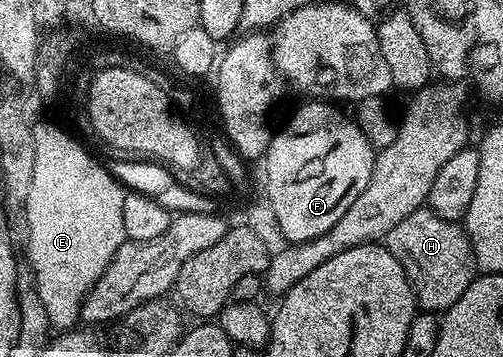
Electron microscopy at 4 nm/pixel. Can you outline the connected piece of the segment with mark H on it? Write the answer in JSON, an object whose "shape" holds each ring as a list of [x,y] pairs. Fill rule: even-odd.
{"shape":[[[427,208],[415,210],[406,216],[406,220],[394,224],[386,245],[398,264],[402,264],[421,311],[443,312],[450,309],[462,292],[466,292],[474,277],[474,255],[467,233],[457,223],[439,218]]]}

